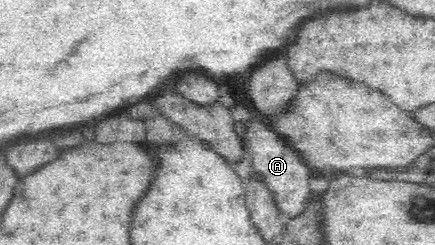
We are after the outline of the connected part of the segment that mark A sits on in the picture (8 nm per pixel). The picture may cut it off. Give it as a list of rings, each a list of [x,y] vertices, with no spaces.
[[[250,119],[244,125],[246,135],[243,140],[244,158],[250,159],[253,176],[258,177],[261,182],[273,193],[274,203],[278,206],[284,219],[297,216],[305,208],[305,199],[309,192],[310,170],[309,167],[301,160],[297,152],[288,147],[282,136],[275,129],[266,128],[264,123],[258,119]]]

